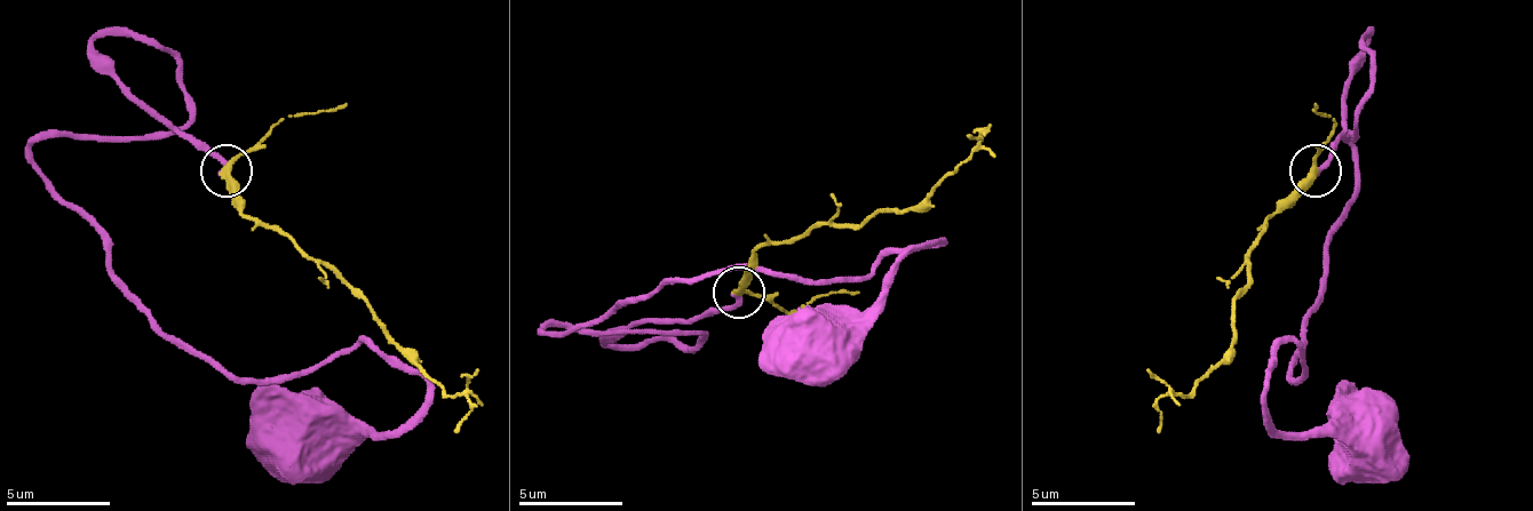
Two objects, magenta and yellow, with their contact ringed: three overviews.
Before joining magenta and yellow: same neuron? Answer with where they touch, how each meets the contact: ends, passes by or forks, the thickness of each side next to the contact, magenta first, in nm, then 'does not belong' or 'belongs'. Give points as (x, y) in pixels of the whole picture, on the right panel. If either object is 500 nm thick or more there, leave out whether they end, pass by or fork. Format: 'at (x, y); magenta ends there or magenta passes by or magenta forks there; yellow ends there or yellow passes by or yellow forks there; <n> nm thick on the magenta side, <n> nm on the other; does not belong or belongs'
at (1316, 170); magenta ends there; yellow passes by; 280 nm thick on the magenta side, 320 nm on the other; does not belong

